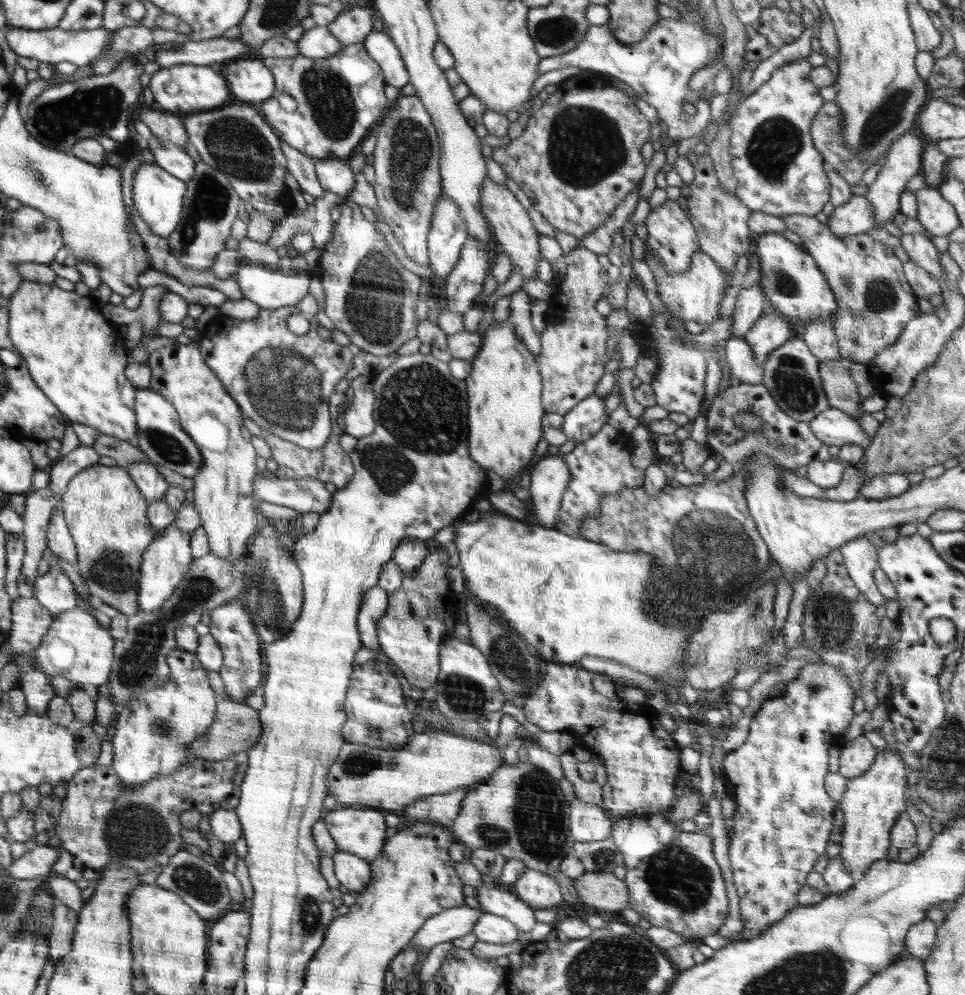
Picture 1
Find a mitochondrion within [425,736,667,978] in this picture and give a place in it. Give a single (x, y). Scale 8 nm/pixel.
(537, 824)

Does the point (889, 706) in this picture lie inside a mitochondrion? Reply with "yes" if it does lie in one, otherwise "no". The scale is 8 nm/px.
no

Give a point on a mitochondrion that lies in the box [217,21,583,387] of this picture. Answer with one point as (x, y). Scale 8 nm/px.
(375, 309)

